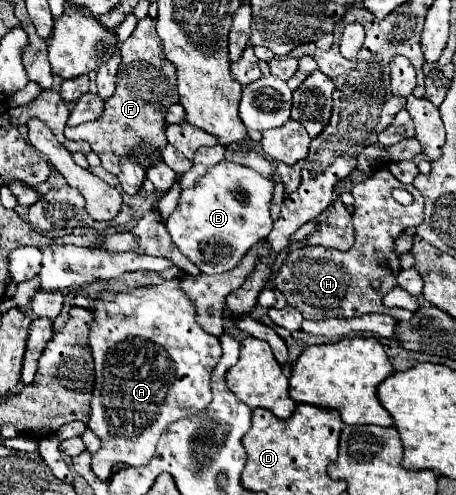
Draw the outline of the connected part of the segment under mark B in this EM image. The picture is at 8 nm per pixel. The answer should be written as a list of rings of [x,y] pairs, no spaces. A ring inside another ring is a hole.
[[[222,160],[220,164],[212,166],[190,190],[182,190],[176,210],[166,220],[166,230],[172,236],[174,244],[180,248],[180,252],[192,264],[196,264],[202,274],[222,274],[222,272],[228,272],[228,270],[232,270],[232,268],[236,268],[240,264],[244,254],[258,240],[262,240],[262,238],[266,238],[270,234],[270,230],[272,230],[270,200],[272,200],[274,186],[276,186],[274,178],[266,178],[266,176],[258,174],[256,170],[252,170],[248,166],[240,166],[240,164]],[[232,186],[242,186],[246,190],[246,194],[248,194],[246,206],[240,206],[240,202],[236,198],[232,198]]]

